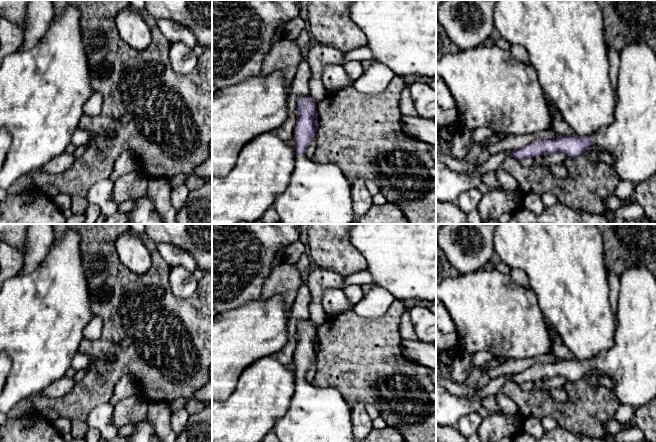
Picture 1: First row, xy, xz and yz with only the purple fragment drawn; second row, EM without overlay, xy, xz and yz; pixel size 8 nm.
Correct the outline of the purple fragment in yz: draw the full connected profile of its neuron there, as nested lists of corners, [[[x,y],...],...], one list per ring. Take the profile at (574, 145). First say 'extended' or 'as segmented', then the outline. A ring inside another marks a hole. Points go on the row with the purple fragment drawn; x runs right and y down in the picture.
extended | [[[630,43],[622,48],[619,56],[615,117],[610,125],[590,138],[574,134],[552,140],[536,139],[522,148],[514,148],[511,156],[520,162],[560,151],[574,158],[594,144],[612,157],[613,171],[621,181],[638,185],[649,180],[656,172],[656,52],[644,43]]]

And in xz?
extended | [[[309,94],[297,99],[295,141],[296,163],[287,188],[276,196],[273,208],[283,224],[352,224],[352,184],[337,164],[321,164],[305,157],[304,153],[316,136],[318,118],[316,104]]]

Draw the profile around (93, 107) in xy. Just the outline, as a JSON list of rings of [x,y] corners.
[[[94,92],[83,106],[84,114],[87,116],[97,116],[102,111],[103,97]]]

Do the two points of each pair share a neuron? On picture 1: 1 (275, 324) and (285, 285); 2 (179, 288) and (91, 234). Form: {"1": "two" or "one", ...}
{"1": "two", "2": "two"}

